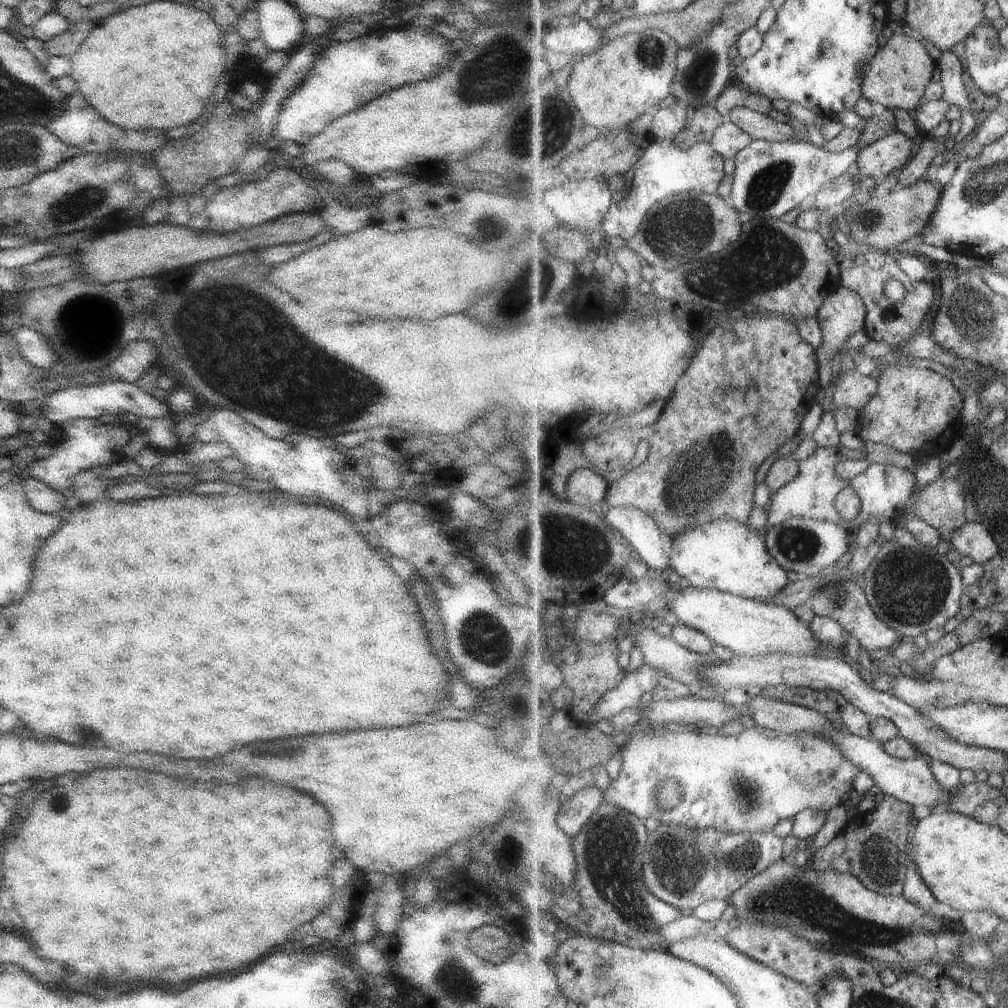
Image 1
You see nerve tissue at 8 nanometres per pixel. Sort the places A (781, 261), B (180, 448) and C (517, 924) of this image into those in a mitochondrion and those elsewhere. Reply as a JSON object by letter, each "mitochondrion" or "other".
{"A":"mitochondrion","B":"other","C":"other"}

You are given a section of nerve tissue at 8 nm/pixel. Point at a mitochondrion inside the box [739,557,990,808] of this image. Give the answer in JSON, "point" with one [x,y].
{"point":[835,598]}

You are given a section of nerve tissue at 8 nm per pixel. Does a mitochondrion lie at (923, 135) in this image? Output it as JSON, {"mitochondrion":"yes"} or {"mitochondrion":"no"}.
{"mitochondrion":"no"}

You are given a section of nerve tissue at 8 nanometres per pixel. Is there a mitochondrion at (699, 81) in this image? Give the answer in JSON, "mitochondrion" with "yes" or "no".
{"mitochondrion":"yes"}

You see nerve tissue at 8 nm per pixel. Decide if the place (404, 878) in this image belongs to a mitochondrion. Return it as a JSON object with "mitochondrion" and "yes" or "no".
{"mitochondrion":"no"}

